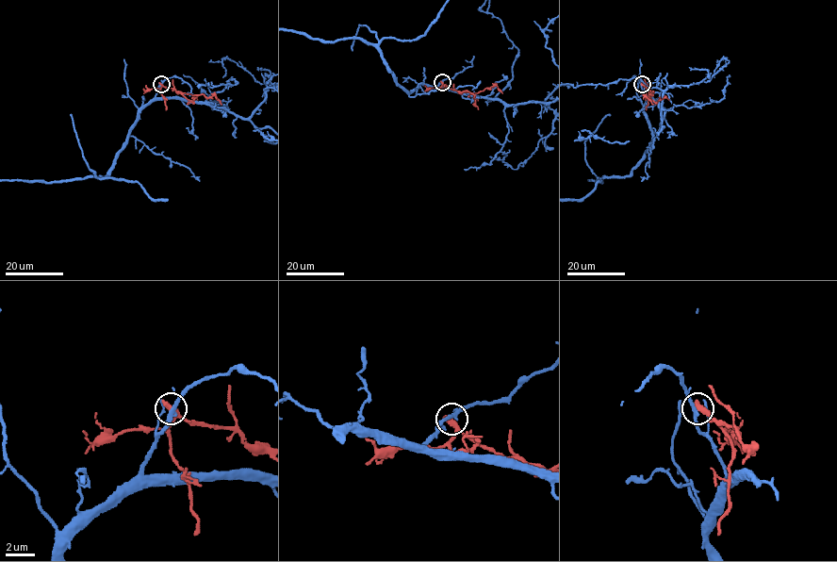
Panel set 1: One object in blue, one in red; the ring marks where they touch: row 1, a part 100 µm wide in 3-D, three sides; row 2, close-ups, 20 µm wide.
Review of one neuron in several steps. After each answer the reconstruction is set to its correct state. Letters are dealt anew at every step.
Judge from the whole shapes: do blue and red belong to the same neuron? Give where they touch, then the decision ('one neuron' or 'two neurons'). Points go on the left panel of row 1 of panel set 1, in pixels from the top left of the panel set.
place (161, 84); two neurons

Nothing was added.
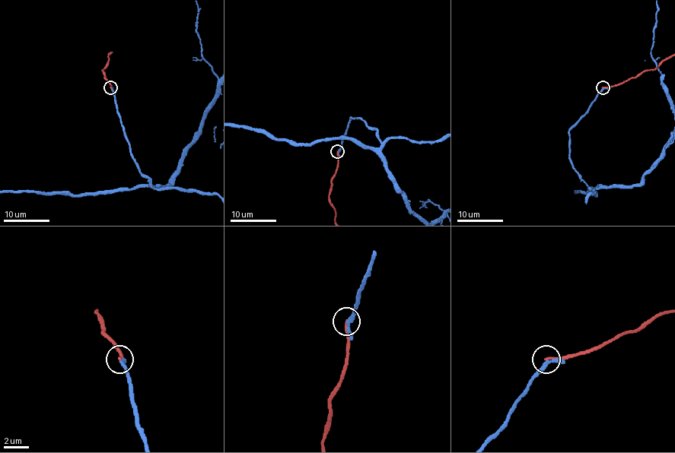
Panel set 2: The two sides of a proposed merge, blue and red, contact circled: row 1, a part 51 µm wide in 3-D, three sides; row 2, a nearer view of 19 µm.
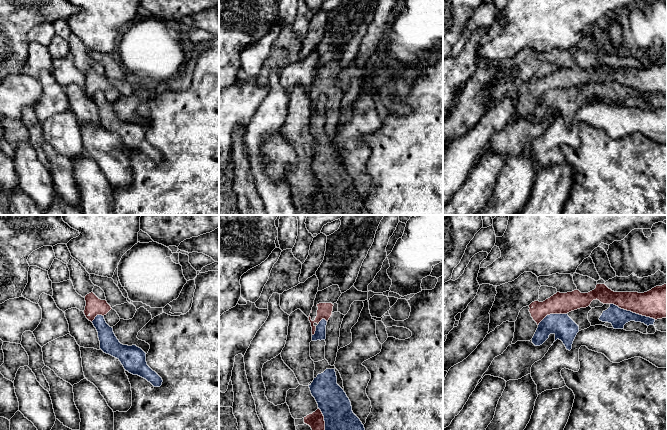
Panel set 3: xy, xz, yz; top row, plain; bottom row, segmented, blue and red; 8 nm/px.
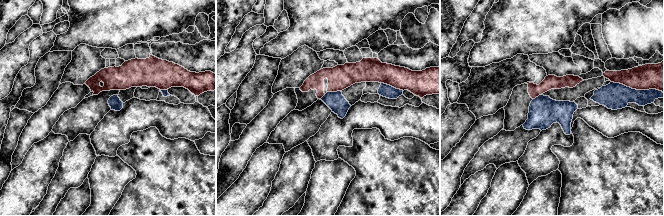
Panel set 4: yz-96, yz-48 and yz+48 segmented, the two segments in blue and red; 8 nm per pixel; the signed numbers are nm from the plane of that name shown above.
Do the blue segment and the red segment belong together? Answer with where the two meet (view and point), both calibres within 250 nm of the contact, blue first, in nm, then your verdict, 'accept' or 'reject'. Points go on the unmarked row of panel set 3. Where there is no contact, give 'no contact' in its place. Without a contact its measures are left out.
yz (632, 88) | 150/260 nm | reject

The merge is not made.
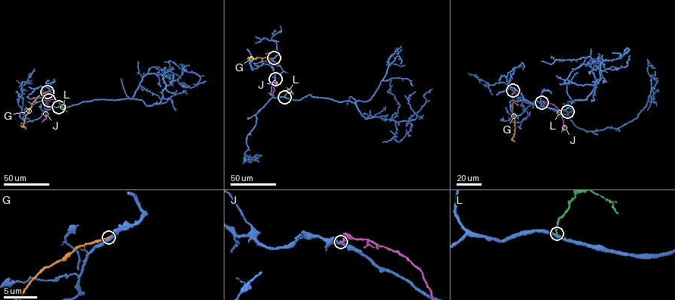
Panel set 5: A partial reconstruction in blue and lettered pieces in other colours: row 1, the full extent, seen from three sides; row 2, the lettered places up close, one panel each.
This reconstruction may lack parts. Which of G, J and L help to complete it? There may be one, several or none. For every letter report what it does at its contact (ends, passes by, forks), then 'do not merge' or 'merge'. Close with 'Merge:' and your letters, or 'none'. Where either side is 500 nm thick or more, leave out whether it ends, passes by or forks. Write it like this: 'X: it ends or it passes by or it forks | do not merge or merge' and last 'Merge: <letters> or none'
G: it ends | do not merge
J: it ends | do not merge
L: it ends | do not merge
Merge: none

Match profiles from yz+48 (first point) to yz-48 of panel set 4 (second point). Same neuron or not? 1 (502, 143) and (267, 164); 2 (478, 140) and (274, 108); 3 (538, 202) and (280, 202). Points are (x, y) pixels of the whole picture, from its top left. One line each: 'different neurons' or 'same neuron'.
1: different neurons
2: same neuron
3: different neurons

